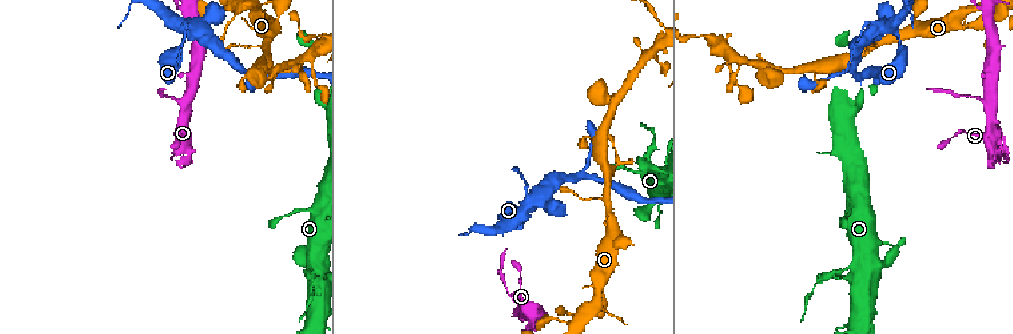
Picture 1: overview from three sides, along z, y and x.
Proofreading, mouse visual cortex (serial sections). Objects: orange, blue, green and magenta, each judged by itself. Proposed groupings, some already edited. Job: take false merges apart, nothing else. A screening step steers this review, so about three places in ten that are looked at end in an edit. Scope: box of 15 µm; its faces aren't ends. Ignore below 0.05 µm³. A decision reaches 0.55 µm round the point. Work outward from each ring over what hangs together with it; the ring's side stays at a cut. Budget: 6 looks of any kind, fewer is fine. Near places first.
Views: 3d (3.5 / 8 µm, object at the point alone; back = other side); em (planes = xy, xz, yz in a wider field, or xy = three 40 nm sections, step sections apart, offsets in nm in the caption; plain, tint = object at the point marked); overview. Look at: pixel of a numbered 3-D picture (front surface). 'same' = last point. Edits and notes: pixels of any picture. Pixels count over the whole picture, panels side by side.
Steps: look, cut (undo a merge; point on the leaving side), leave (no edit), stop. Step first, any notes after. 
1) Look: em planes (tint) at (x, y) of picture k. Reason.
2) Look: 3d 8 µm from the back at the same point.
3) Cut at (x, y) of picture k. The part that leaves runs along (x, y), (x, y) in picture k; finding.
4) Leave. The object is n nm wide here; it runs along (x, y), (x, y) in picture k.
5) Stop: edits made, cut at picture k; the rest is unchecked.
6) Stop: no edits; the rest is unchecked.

Look: em xy step 5 (tint) at (524, 212) of picture 1. Thin neck.

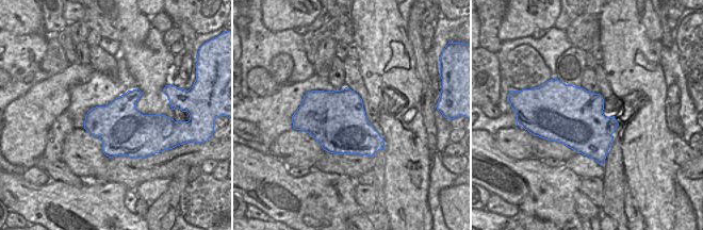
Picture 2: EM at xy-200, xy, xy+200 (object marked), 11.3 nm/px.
Look: 3d 3.5 µm at the same point. See where the arms go.

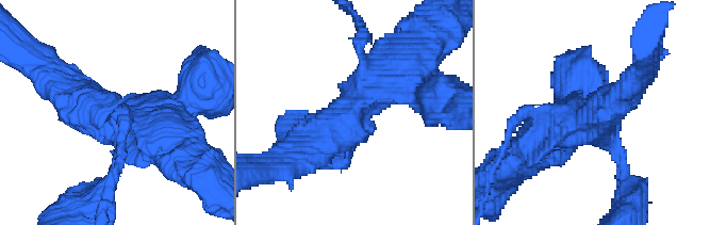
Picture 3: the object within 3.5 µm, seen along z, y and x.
Leave. The arms are 150, 200, 450, 600 nm wide; it runs along (345, 149), (361, 98), (400, 67) in picture 3; one cell here.

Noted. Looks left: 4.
Look: 3d 3.5 µm at (849, 60) of picture 1. Branch point.

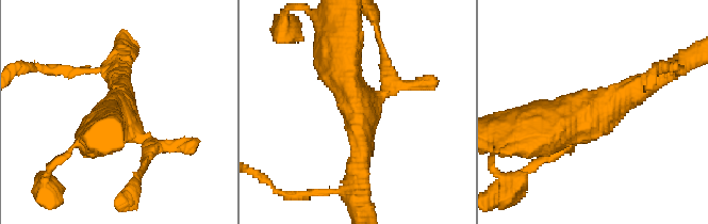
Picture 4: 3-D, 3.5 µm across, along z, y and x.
Look: em xy step 5 (tint) at (359, 115) of picture 4. 3 arms meet here; the arms are 200, 300, 600 nm wide; need the tissue.

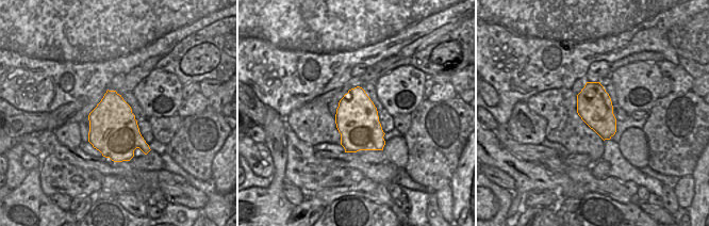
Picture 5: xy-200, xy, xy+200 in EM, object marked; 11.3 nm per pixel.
Leave. It runs along (644, 86), (587, 120), (522, 132) in picture 4; continuous, no second cell.

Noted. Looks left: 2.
Look: 3d 3.5 µm at (300, 70) of picture 1. A narrow waist.

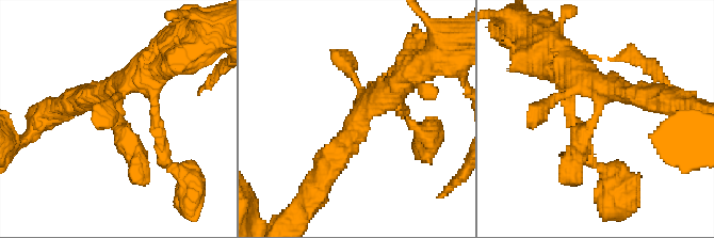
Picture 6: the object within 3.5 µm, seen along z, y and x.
Leave. It runs along (636, 94), (603, 88), (570, 176) in picture 6; continuous, no second cell.

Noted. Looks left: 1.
Stop: no edits; the rest is unchecked.

